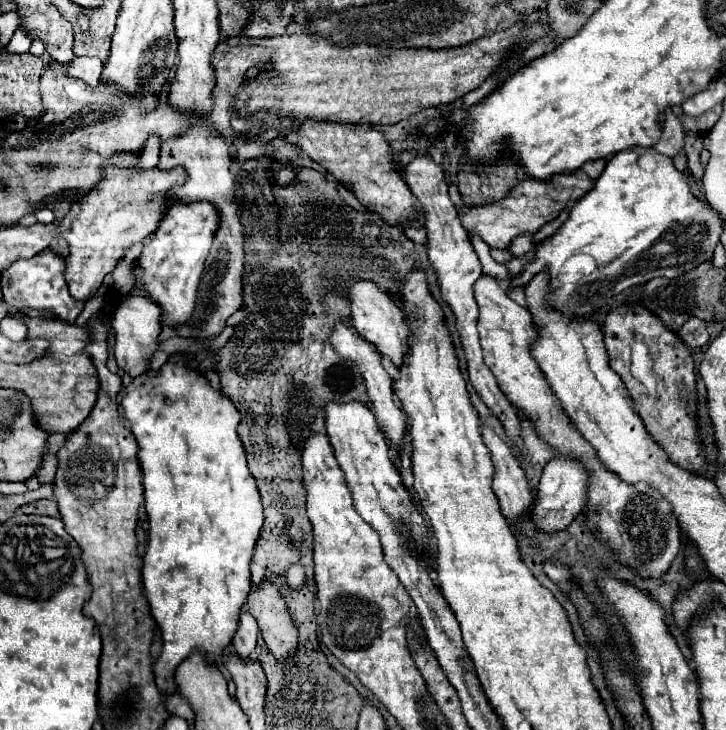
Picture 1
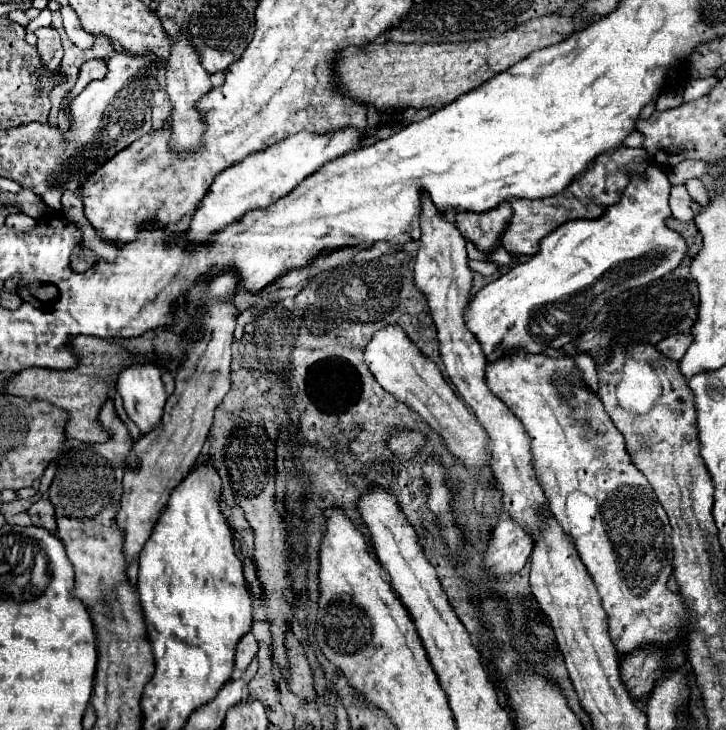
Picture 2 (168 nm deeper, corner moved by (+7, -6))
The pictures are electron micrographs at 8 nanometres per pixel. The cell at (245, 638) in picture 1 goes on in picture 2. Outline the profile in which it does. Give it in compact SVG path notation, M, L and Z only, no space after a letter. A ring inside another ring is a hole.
M253 633L243 635L243 639L237 643L237 653L235 653L235 669L243 671L255 657L257 653L257 641L253 637Z

